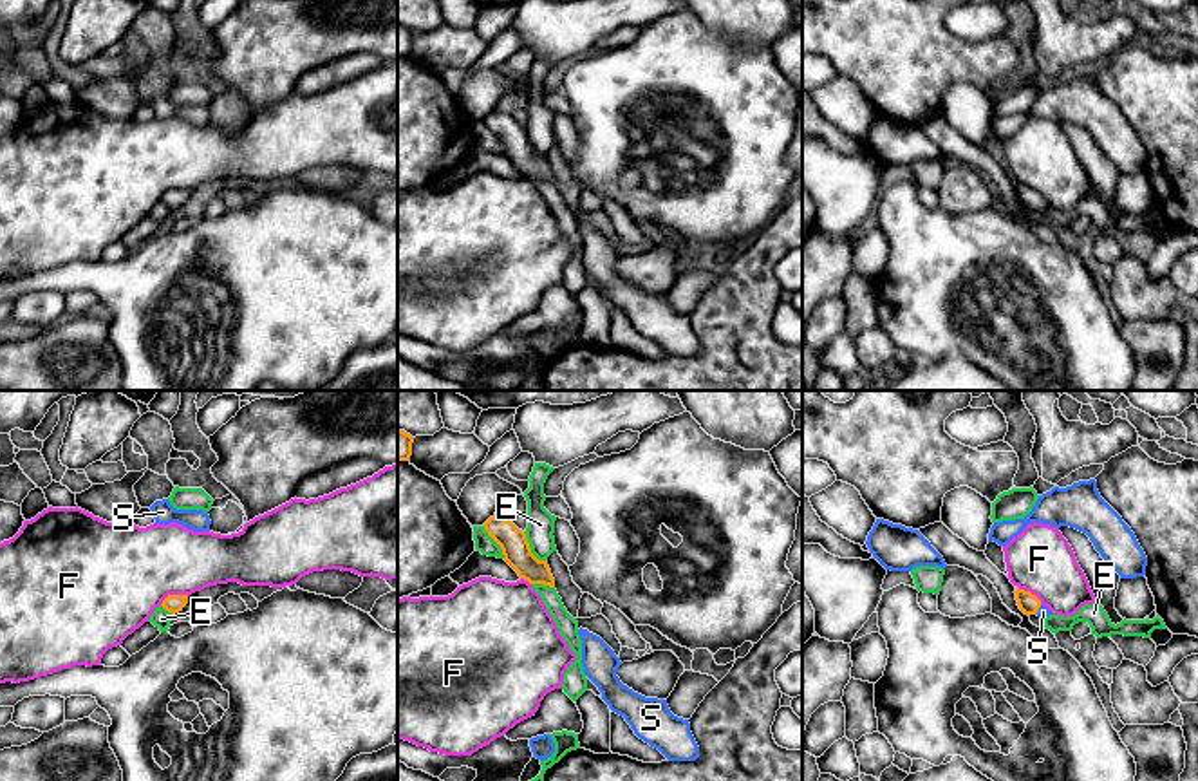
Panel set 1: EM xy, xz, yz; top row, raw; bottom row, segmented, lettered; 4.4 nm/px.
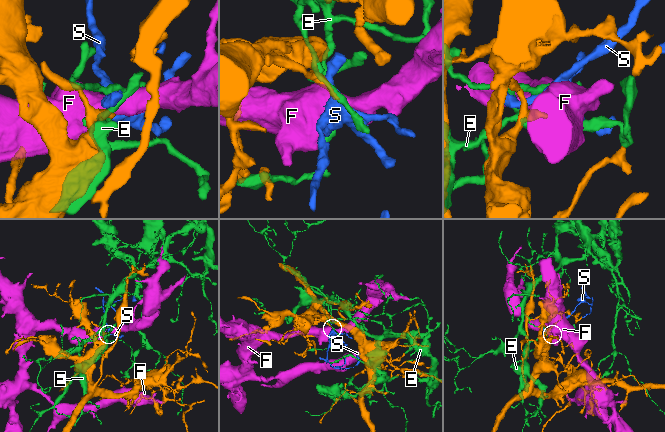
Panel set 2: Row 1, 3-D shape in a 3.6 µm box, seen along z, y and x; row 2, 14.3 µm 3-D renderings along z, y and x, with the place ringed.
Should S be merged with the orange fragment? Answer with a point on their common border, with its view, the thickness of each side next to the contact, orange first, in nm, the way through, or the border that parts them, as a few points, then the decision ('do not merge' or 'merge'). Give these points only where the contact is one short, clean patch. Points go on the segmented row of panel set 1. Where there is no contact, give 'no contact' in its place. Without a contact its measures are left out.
meets orange in yz at (1038, 610); 90 nm thick on the orange side, 50 nm on the other; runs through yz (1029, 604), (1038, 610), (1043, 611); merge

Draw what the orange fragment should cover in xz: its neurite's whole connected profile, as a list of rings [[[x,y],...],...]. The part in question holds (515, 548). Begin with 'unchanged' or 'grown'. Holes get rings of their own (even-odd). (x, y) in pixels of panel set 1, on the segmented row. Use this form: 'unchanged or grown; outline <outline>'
unchanged; outline [[[493,515],[484,522],[488,535],[501,546],[504,560],[529,584],[555,588],[555,579],[546,560],[538,560],[529,548],[526,533],[510,519]]]

